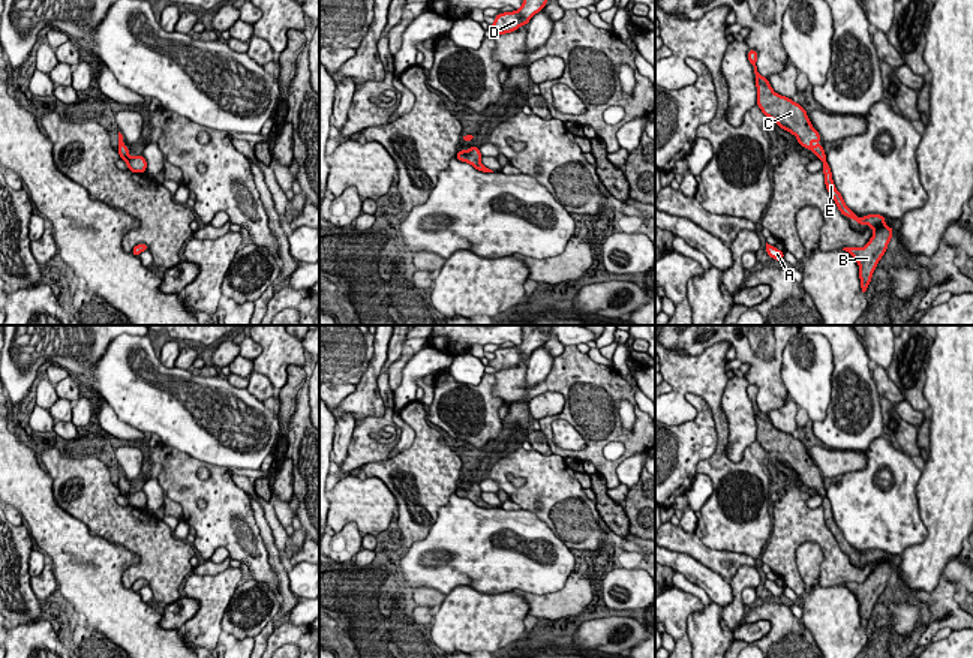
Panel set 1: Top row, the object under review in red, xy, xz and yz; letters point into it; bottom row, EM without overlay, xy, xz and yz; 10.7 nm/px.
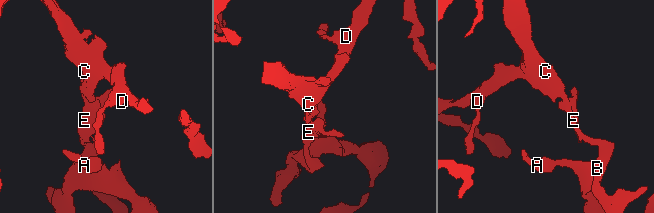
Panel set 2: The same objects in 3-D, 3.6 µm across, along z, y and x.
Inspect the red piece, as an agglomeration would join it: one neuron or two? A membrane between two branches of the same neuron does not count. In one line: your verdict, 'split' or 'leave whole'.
leave whole

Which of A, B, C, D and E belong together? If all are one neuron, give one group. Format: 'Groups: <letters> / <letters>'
Groups: A B C D E

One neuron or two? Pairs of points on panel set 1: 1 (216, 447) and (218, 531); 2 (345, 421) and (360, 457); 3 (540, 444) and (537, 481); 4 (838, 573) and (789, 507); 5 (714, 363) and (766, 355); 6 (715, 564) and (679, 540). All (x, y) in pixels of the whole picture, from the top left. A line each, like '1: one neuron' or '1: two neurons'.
1: two neurons
2: two neurons
3: two neurons
4: one neuron
5: two neurons
6: one neuron

